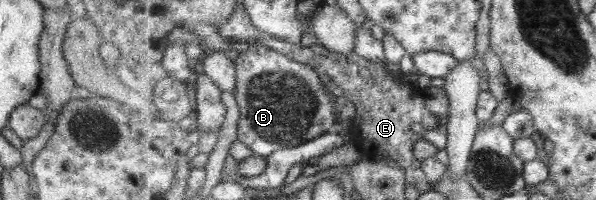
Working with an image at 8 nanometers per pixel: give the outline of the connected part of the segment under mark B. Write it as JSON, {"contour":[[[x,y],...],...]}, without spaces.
{"contour":[[[255,43],[235,59],[236,100],[238,101],[241,119],[239,119],[238,140],[245,143],[255,156],[269,158],[281,149],[297,148],[307,142],[314,141],[321,135],[335,134],[335,115],[338,106],[333,106],[331,97],[327,94],[327,87],[323,88],[320,75],[310,66],[297,62],[286,54],[279,53],[263,43]]]}

